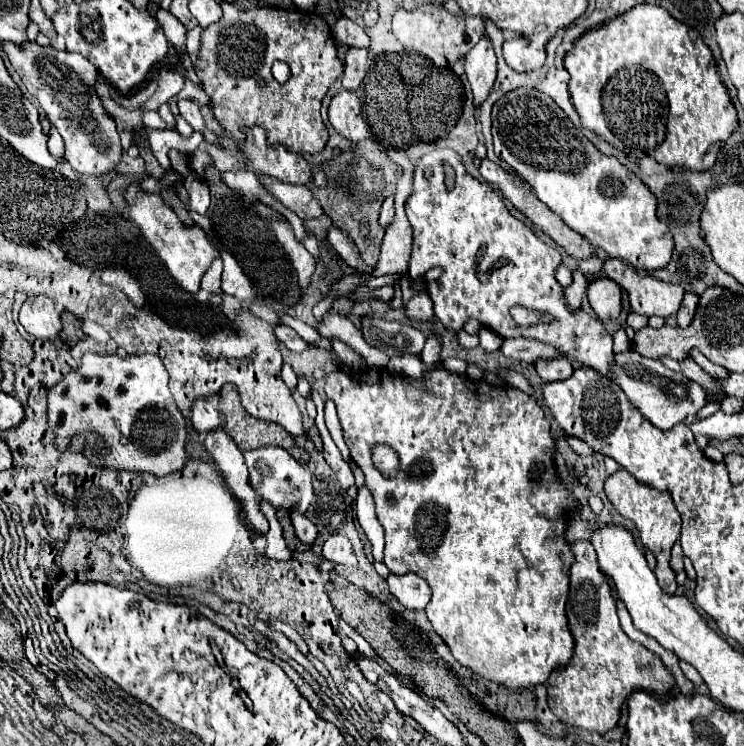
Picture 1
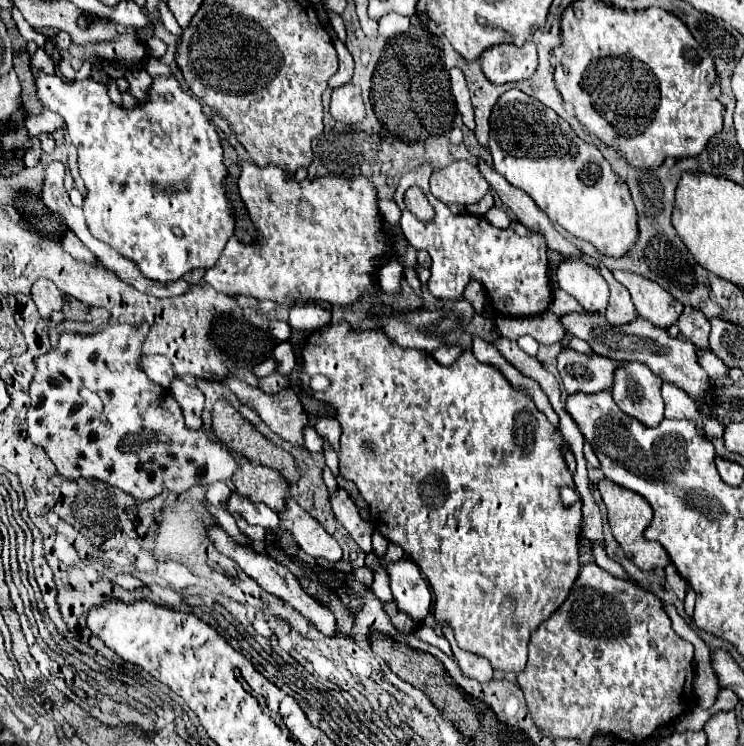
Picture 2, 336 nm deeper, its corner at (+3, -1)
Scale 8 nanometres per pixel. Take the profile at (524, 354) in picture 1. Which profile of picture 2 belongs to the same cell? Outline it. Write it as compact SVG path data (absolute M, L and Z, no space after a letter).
M627 362L617 368L611 394L617 406L641 424L657 426L661 422L665 410L661 398L661 378L653 376L645 364Z

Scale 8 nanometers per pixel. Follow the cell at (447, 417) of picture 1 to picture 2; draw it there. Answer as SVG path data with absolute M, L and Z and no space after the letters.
M341 320L339 324L327 324L327 326L319 328L319 330L313 330L313 332L309 332L309 336L305 338L305 346L303 346L303 366L301 366L301 374L299 374L301 386L305 392L311 390L309 381L313 374L323 374L323 376L329 378L329 388L327 388L325 392L311 392L311 396L313 396L315 400L319 400L319 402L325 402L325 404L333 406L335 418L337 418L339 424L341 424L341 438L339 438L339 444L341 444L341 452L339 452L339 472L341 472L341 476L343 476L345 480L351 480L351 482L357 486L357 490L361 492L363 500L369 504L371 524L375 526L375 530L377 530L381 536L385 536L387 540L399 544L399 546L405 550L405 554L419 566L419 570L423 572L423 576L427 578L427 582L429 582L429 586L431 586L431 590L433 590L433 598L435 598L435 612L433 612L435 620L437 620L437 622L449 622L449 624L453 626L455 640L457 640L457 646L459 646L459 648L463 648L463 650L467 650L467 652L471 652L471 654L483 656L483 658L489 660L491 666L497 668L497 670L521 672L521 670L525 668L525 664L527 664L527 644L529 644L531 632L537 628L537 624L541 624L541 620L547 620L547 618L565 602L565 598L567 598L567 594L569 594L569 590L571 590L571 586L573 586L579 570L581 570L579 560L577 560L577 558L579 558L579 536L581 536L581 500L573 502L571 506L565 506L563 500L561 500L561 488L563 488L563 486L575 488L575 482L573 482L573 474L569 472L569 468L567 468L567 464L565 464L565 458L563 458L563 454L561 454L561 440L557 440L557 430L553 428L553 424L547 420L547 416L545 416L543 412L537 410L537 406L535 406L535 402L529 398L529 394L525 394L525 392L521 392L517 386L509 384L509 380L507 380L497 368L493 368L493 366L489 366L489 364L481 364L481 362L473 356L471 348L463 350L461 356L457 358L457 364L451 364L451 366L447 368L447 366L437 364L437 362L433 360L433 356L427 354L427 352L423 352L423 350L397 346L397 344L391 342L391 340L385 336L385 332L379 330L379 328L377 328L377 330L361 330L361 332L357 332L357 330L353 330L351 324L345 322L345 320Z

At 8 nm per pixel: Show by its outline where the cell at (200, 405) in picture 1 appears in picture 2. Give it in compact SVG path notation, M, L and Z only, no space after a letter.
M141 356L139 366L149 380L153 380L155 384L161 384L163 388L169 388L169 382L177 376L169 358L165 356Z

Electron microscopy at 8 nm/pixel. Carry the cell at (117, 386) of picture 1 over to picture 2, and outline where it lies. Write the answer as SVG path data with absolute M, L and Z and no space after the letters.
M113 324L113 326L105 326L103 330L95 332L95 334L73 334L73 332L63 332L59 336L59 342L55 348L51 348L47 354L39 356L37 358L37 372L31 380L31 388L29 388L29 396L31 396L31 406L27 410L27 434L29 438L33 440L33 444L41 446L47 456L51 458L51 462L57 466L57 472L69 480L79 480L79 478L93 478L93 480L101 480L101 482L107 482L123 492L127 492L129 496L133 496L135 500L139 502L145 502L145 500L151 500L155 496L159 496L163 490L169 490L169 492L175 492L175 494L181 494L181 492L187 492L189 488L193 486L205 486L205 484L211 484L211 482L225 482L233 476L233 472L237 470L237 462L235 462L235 454L231 454L225 446L221 444L213 444L203 432L197 432L197 430L189 430L183 422L183 414L181 414L181 408L179 404L157 384L153 384L137 366L137 360L141 356L141 342L145 340L147 336L147 324L141 324L139 328L133 328L129 324Z

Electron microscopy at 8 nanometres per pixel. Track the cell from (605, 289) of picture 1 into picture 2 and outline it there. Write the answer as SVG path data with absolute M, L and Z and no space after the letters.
M567 258L557 266L557 286L573 296L587 312L605 312L609 286L599 270L583 260Z

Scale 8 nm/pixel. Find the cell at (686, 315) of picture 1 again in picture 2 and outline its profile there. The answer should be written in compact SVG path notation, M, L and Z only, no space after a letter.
M683 308L683 314L679 316L679 330L697 348L709 348L709 320L705 320L705 316L695 308Z

